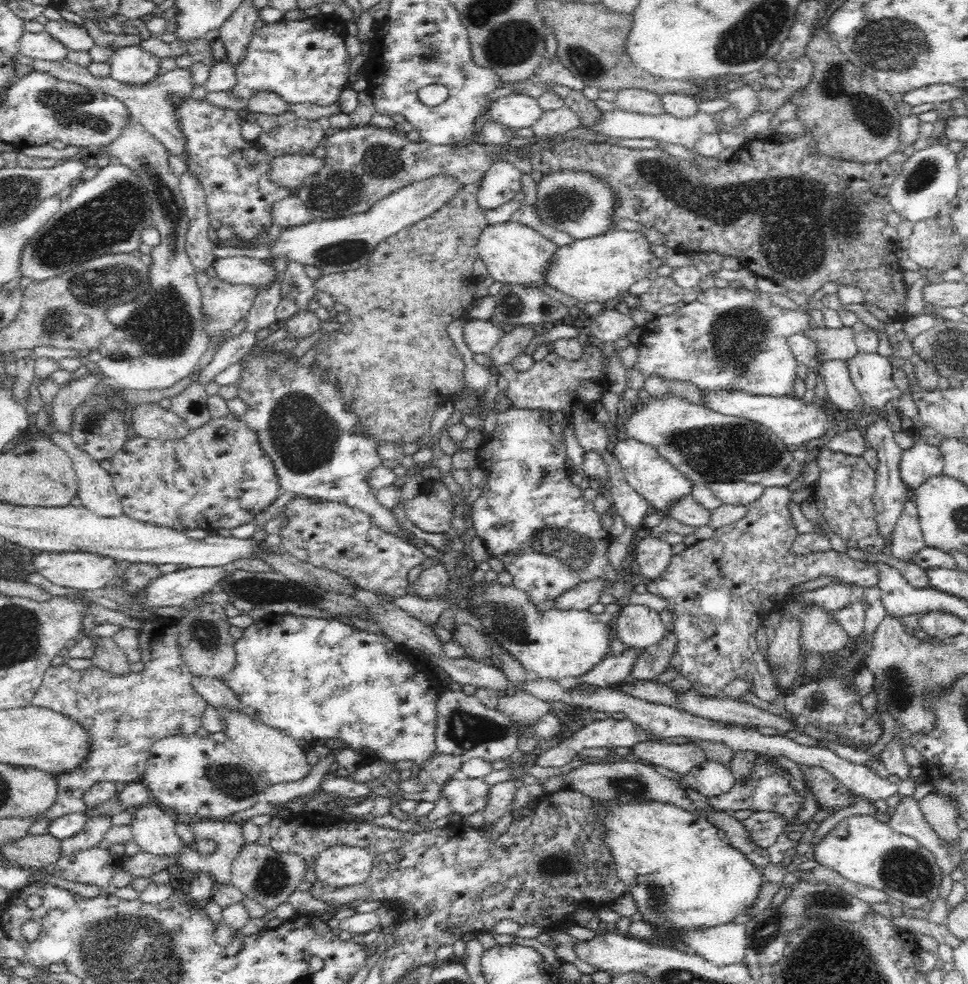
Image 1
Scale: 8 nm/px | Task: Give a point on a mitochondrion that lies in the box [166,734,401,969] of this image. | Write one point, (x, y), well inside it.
(233, 781)

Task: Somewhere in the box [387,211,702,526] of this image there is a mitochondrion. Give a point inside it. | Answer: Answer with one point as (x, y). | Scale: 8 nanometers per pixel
(512, 306)

